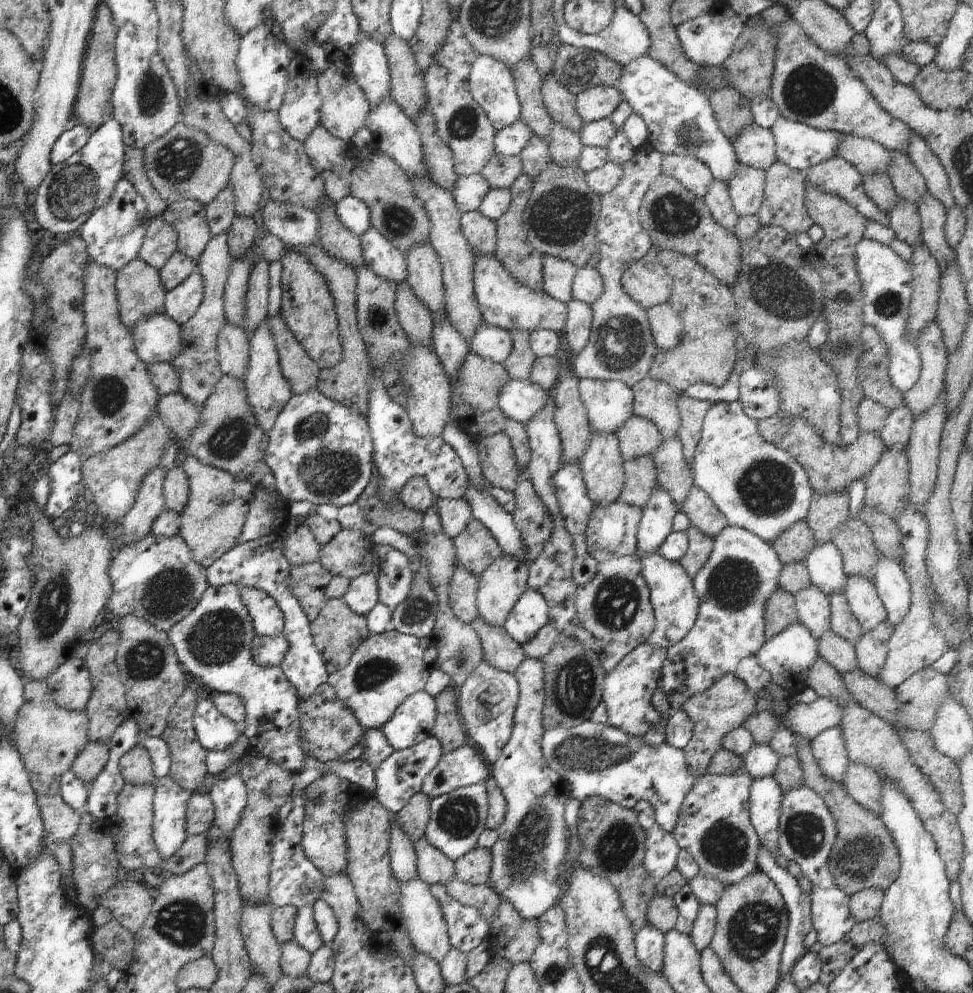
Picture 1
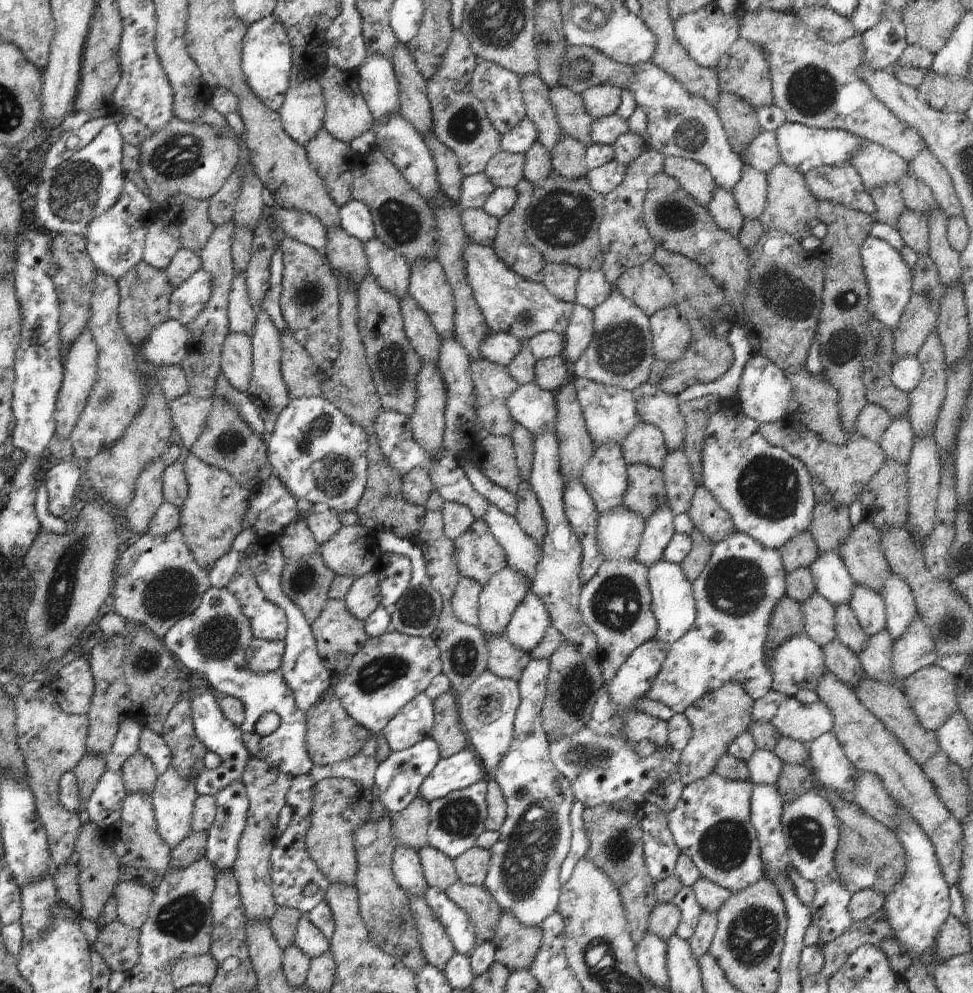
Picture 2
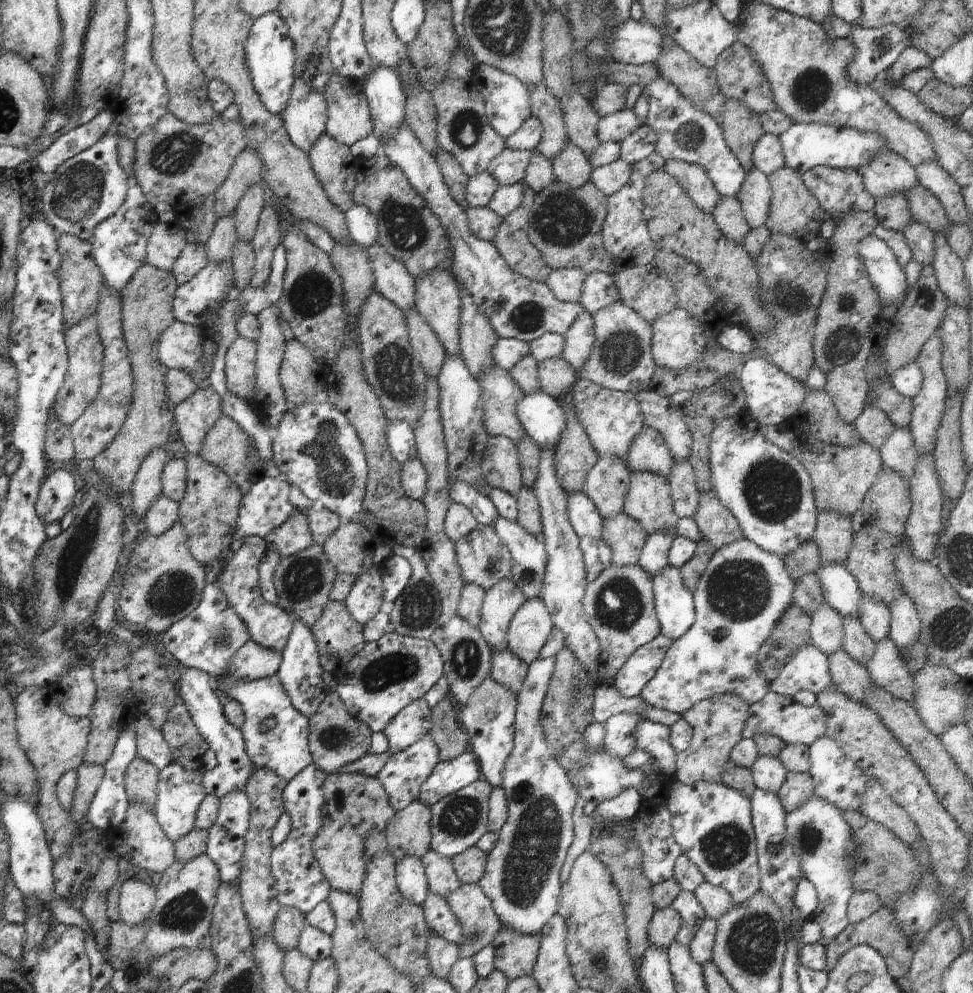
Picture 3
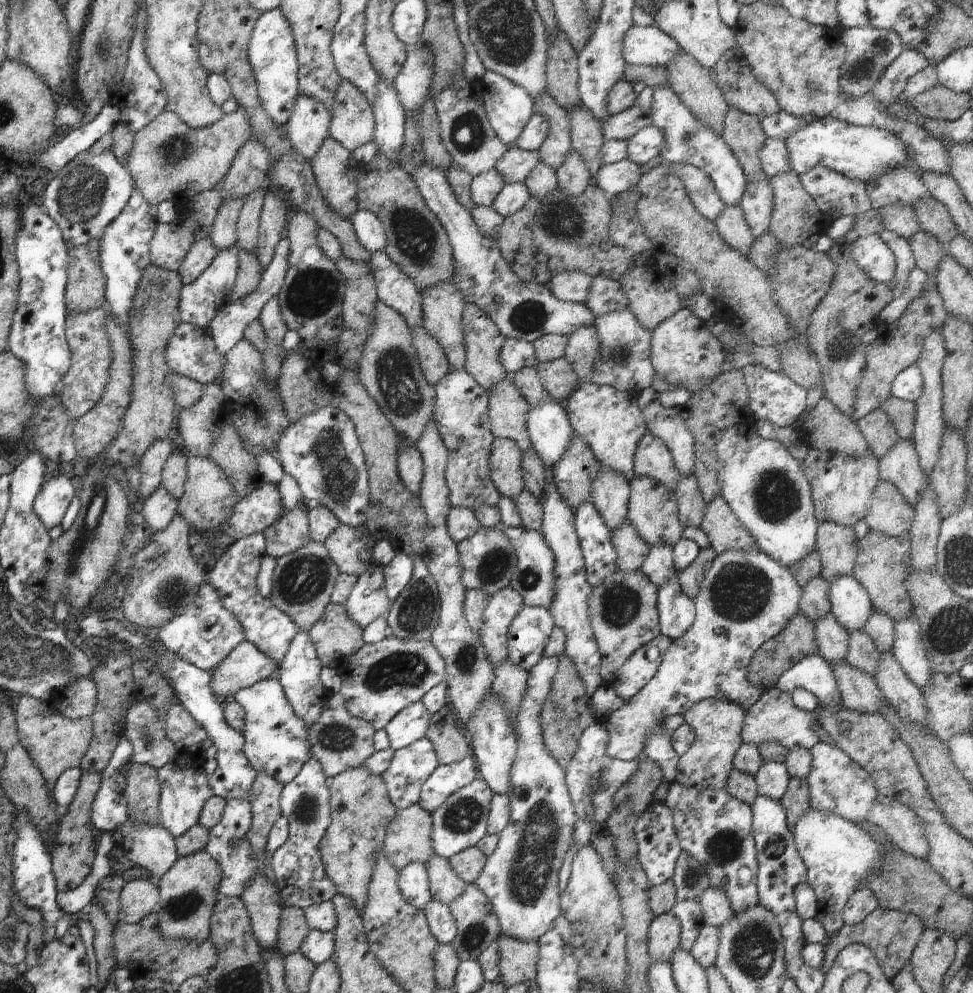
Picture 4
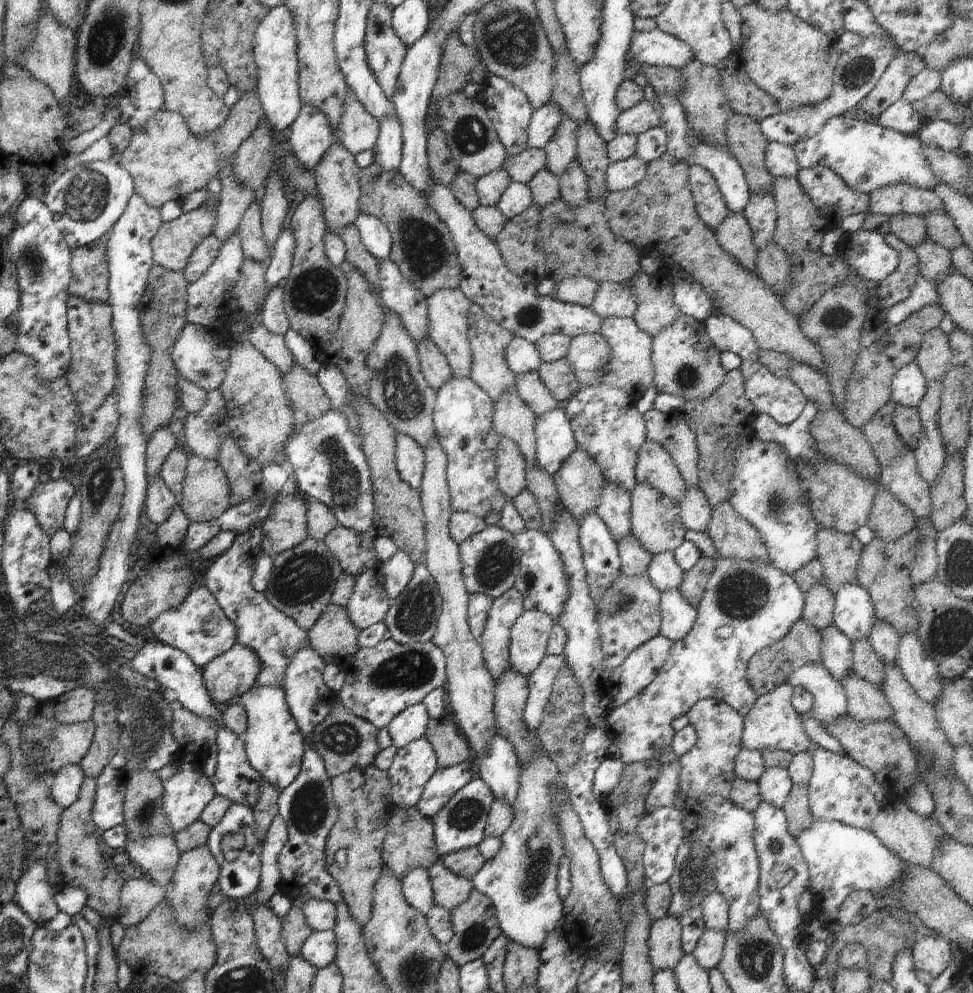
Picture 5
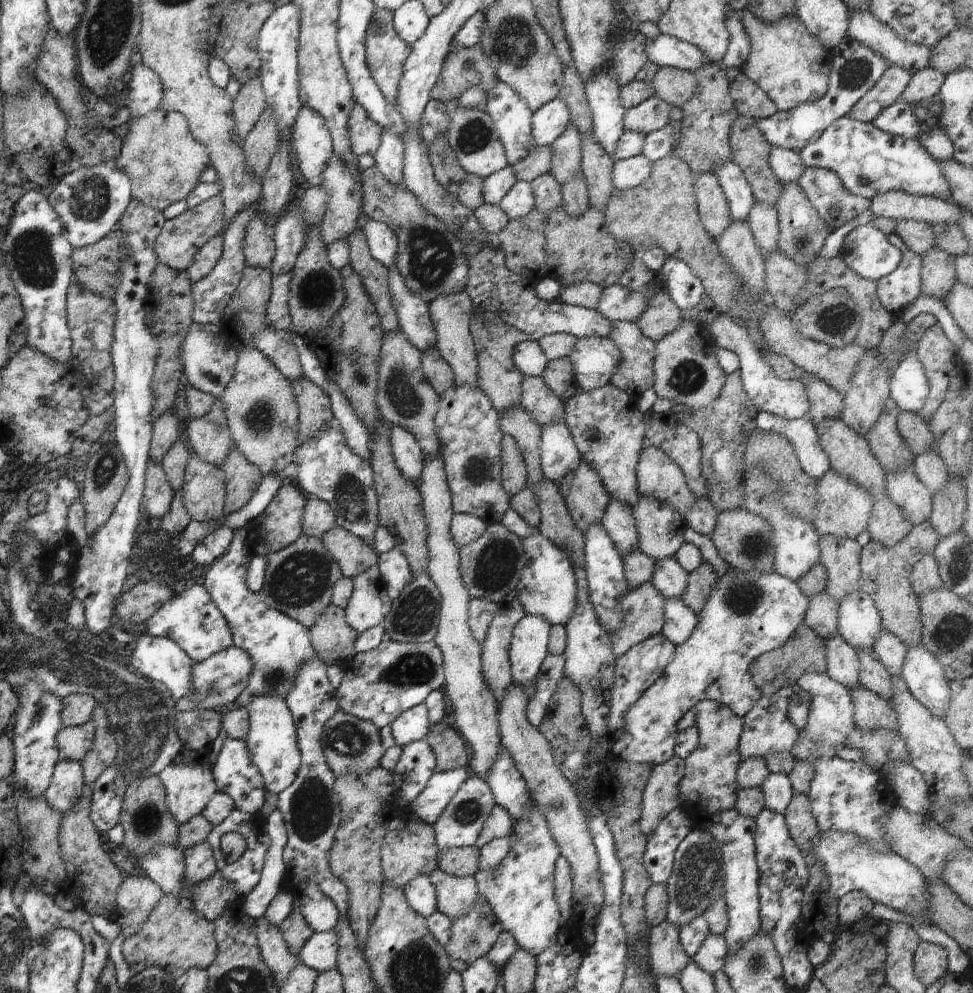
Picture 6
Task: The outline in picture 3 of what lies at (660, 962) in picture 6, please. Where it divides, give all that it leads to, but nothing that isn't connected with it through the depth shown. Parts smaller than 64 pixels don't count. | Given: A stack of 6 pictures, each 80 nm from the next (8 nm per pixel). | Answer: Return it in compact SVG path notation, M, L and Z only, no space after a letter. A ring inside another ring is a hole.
M672 906L656 910L648 927L650 944L668 950L675 941L680 925L682 919Z

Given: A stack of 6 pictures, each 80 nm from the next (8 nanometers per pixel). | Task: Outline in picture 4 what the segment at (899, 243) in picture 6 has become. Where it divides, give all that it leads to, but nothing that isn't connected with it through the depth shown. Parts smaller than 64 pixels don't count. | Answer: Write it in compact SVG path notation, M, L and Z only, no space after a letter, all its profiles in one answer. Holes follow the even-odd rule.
M884 230L878 236L893 250L896 257L896 270L893 285L889 288L894 298L899 297L909 284L909 274L915 269L914 258L909 242L895 232Z

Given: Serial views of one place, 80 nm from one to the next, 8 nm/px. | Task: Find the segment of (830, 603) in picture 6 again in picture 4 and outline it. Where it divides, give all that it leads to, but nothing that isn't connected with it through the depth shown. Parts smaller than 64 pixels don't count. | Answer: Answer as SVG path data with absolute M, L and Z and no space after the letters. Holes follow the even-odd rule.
M821 576L811 578L801 589L799 610L812 622L824 618L831 610L829 582Z

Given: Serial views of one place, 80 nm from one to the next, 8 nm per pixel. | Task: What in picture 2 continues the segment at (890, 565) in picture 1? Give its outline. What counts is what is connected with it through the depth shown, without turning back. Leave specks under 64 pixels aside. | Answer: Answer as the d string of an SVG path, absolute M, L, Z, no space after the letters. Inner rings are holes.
M890 572L880 593L887 610L886 629L894 641L902 638L917 616L917 606L910 587L898 575Z

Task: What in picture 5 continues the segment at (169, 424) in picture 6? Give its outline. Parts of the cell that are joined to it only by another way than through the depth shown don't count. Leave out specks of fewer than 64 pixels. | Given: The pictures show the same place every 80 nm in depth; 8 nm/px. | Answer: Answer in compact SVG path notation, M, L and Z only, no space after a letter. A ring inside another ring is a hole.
M169 426L154 430L149 436L145 454L148 479L159 474L162 463L175 447L175 437Z

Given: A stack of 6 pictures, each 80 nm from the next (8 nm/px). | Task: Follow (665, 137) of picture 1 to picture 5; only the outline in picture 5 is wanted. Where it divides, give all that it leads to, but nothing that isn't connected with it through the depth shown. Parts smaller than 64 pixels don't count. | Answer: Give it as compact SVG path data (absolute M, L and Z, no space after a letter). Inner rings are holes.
M660 95L657 101L661 106L661 121L659 126L667 132L667 152L677 161L685 162L688 166L698 165L710 171L720 189L722 198L732 213L744 212L749 203L751 192L740 163L719 145L711 145L698 139L690 130L690 125L681 102L668 95Z

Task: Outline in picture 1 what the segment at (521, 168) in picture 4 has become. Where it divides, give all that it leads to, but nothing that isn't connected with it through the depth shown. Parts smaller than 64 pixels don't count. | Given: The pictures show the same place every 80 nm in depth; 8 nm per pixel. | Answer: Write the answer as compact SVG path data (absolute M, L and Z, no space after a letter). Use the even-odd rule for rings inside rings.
M495 152L479 173L491 188L509 189L523 173L522 161L519 155L505 157Z

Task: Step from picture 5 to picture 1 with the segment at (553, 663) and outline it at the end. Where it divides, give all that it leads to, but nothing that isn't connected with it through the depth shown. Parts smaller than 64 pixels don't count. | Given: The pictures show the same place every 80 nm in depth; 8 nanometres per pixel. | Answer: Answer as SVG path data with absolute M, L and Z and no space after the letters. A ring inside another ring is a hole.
M526 657L512 675L519 684L512 734L500 758L490 766L490 776L495 778L506 799L507 811L504 822L496 830L499 842L490 848L492 866L488 886L509 902L522 918L537 921L549 908L558 904L562 896L559 867L565 860L569 845L565 806L571 790L564 779L548 766L543 755L544 663Z

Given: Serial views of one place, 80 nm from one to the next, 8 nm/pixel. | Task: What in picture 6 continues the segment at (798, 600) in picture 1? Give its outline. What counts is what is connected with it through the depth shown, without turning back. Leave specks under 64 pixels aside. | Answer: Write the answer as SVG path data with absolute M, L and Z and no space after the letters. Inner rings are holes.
M839 634L825 641L826 674L848 690L859 686L857 652Z

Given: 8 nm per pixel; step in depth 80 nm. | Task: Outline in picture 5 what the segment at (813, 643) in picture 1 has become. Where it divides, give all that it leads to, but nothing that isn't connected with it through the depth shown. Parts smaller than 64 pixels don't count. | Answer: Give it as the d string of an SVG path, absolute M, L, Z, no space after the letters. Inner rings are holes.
M823 663L804 665L787 680L794 687L802 687L813 696L809 715L826 727L831 722L849 715L847 696L843 686L825 669Z

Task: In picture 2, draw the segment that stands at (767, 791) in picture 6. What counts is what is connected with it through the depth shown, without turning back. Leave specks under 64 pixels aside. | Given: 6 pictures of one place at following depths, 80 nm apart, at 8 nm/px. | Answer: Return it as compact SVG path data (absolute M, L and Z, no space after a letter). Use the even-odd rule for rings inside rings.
M756 749L746 762L750 781L757 785L776 785L783 762L777 754L766 749Z

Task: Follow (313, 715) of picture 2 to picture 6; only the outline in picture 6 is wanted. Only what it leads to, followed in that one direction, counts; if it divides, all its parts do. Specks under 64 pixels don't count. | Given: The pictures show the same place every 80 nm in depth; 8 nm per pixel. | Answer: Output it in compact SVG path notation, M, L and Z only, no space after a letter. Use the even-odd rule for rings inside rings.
M340 708L330 720L326 721L320 744L326 762L335 777L352 773L361 775L371 771L379 766L386 749L382 744L379 728L373 722L349 715Z

